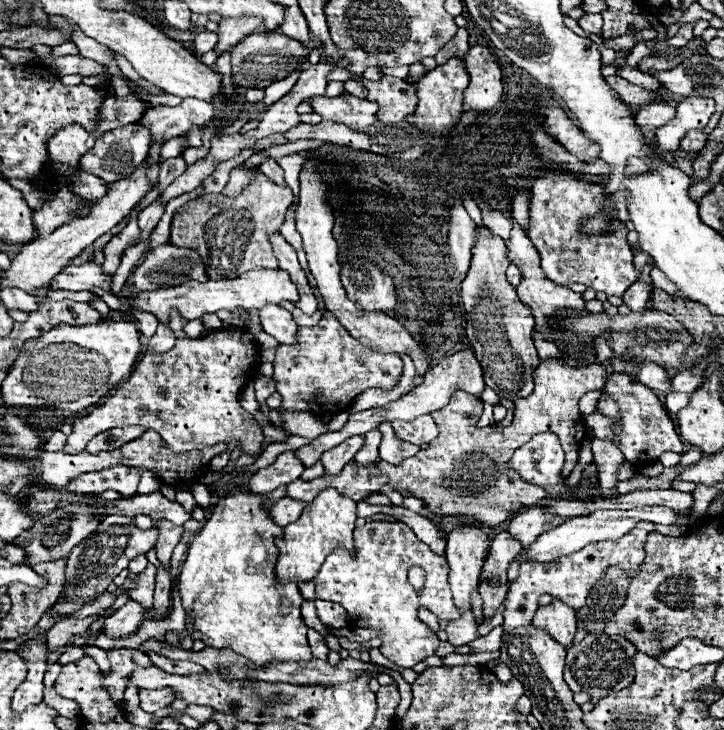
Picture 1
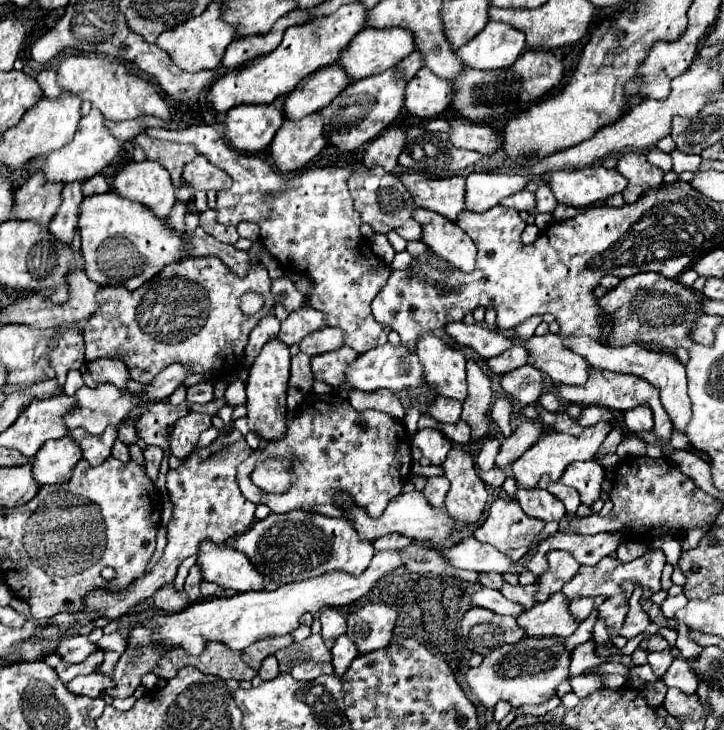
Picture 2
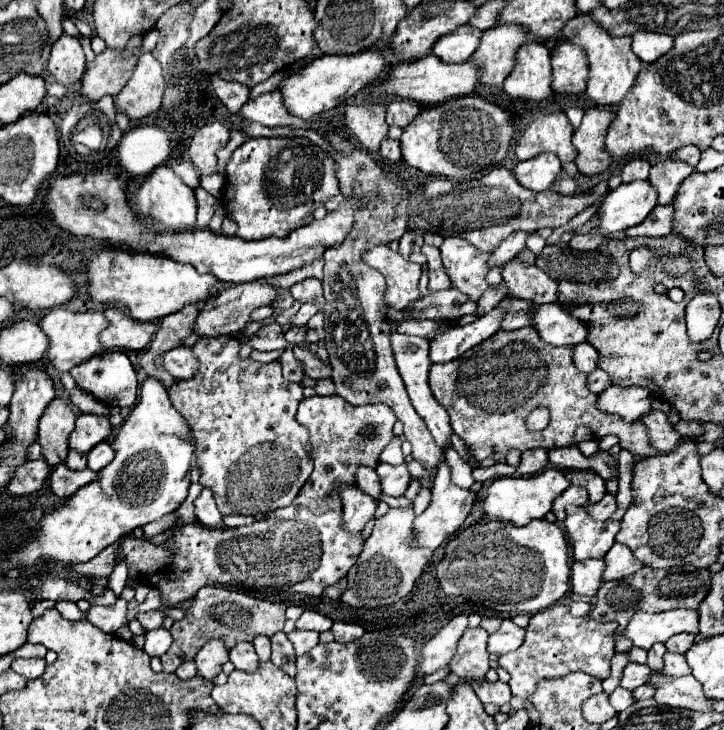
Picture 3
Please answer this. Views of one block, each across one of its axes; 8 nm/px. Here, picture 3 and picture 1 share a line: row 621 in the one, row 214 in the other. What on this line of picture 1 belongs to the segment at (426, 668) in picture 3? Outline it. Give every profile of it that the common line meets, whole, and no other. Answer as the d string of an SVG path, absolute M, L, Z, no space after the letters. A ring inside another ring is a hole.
M452 202L450 210L450 232L448 232L448 244L450 252L454 256L456 270L466 276L472 260L472 248L476 244L476 224L470 220L466 210L460 202Z

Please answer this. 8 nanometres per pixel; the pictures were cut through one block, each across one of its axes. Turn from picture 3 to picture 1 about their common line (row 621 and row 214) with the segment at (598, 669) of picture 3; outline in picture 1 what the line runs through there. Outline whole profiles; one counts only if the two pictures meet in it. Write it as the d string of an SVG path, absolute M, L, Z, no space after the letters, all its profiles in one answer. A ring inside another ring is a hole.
M546 174L532 186L528 238L540 252L546 278L554 284L568 286L572 282L582 282L588 288L622 298L622 294L638 280L634 252L626 240L628 228L620 226L620 222L614 222L616 230L604 238L584 238L578 234L578 224L584 222L584 218L600 212L606 200L608 194L604 192L604 184L578 180L570 174Z

